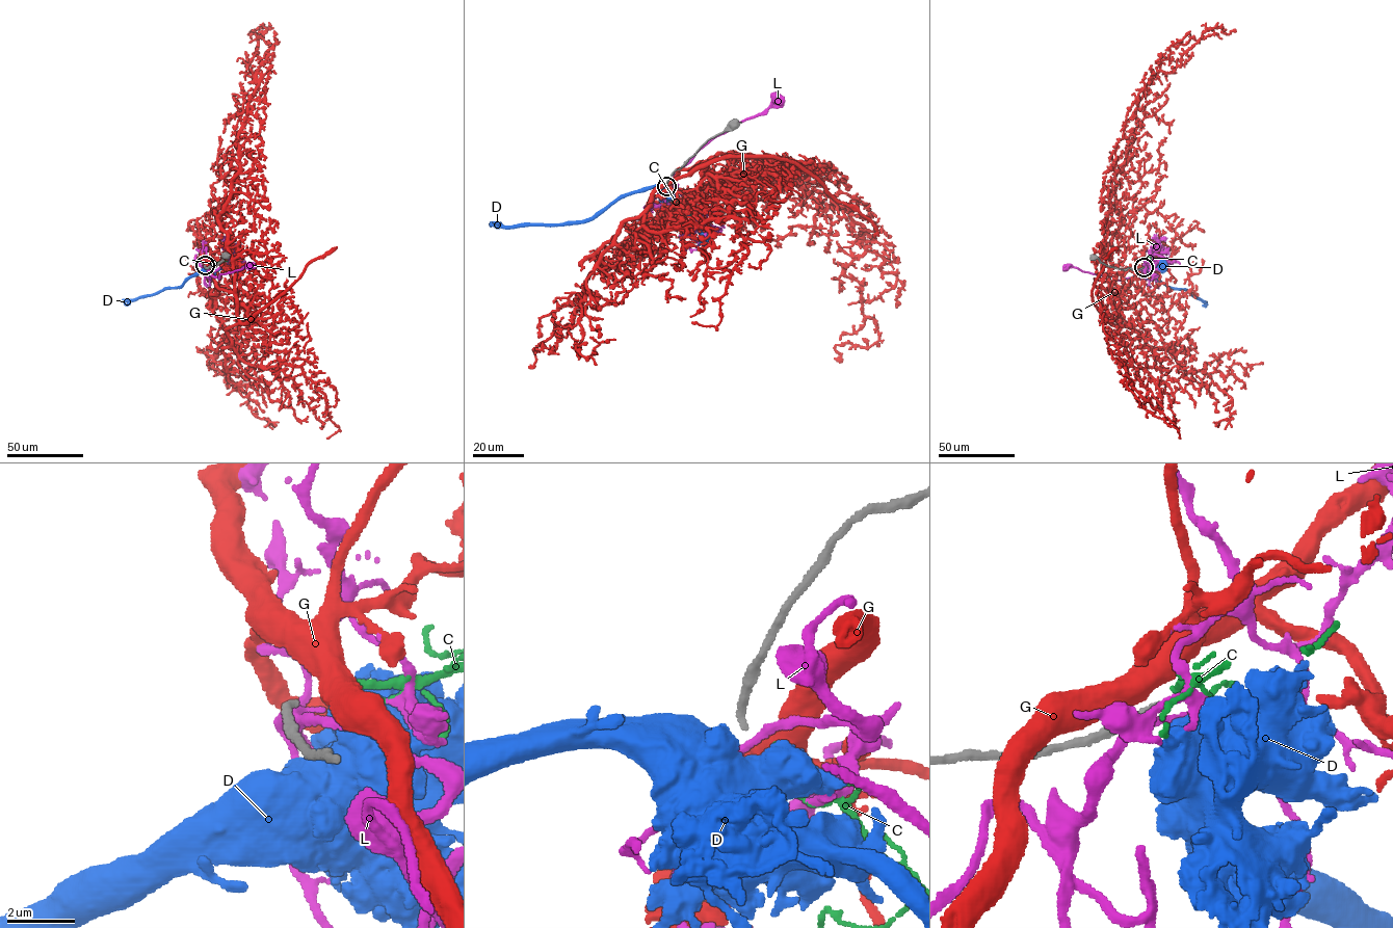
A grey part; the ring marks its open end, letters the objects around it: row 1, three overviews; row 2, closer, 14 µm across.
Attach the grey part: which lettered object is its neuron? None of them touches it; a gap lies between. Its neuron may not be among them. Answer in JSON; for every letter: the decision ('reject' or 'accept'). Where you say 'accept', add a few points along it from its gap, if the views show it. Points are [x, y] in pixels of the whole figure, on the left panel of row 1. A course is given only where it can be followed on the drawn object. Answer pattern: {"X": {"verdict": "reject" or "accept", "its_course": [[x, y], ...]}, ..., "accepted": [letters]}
{"C": {"verdict": "accept", "its_course": [[206, 265], [221, 261], [222, 254]]}, "D": {"verdict": "reject"}, "G": {"verdict": "reject"}, "L": {"verdict": "reject"}, "accepted": ["C"]}

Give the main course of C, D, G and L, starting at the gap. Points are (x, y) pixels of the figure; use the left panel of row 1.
C: (206, 265), (221, 261), (222, 254)
D: (207, 266), (186, 279), (181, 286), (124, 300), (128, 305)
G: (206, 264), (233, 291), (218, 216), (258, 82), (247, 67), (270, 28), (250, 31)
L: (206, 266), (218, 279), (220, 274), (248, 266)

